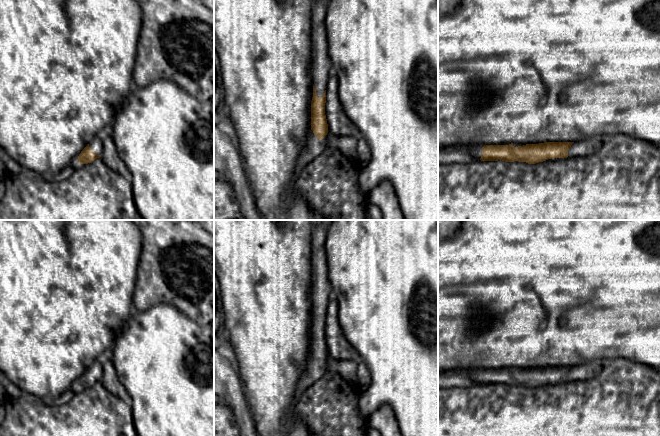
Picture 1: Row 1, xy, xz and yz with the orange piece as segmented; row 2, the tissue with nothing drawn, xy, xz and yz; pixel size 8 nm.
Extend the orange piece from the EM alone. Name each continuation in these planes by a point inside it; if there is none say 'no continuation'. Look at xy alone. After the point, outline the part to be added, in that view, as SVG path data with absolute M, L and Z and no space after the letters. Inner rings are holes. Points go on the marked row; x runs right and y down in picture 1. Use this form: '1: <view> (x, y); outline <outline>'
1: xy (96, 145); outline M97 136L89 143L89 147L96 155L102 155L103 143Z

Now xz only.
1: xz (322, 66); outline M317 0L313 11L313 86L318 97L323 97L332 64L328 53L325 17L330 0Z
2: xz (315, 141); outline M312 130L309 132L308 136L312 139L312 146L313 147L320 146L320 140L314 135Z

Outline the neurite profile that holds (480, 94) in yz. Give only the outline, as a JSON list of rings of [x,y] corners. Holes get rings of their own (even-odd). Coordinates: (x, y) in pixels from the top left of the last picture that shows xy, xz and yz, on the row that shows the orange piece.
[[[479,87],[479,88],[475,91],[474,95],[475,95],[476,101],[477,101],[478,103],[484,104],[485,101],[486,101],[486,97],[487,97],[488,93],[487,93],[487,91],[486,91],[484,88]]]

